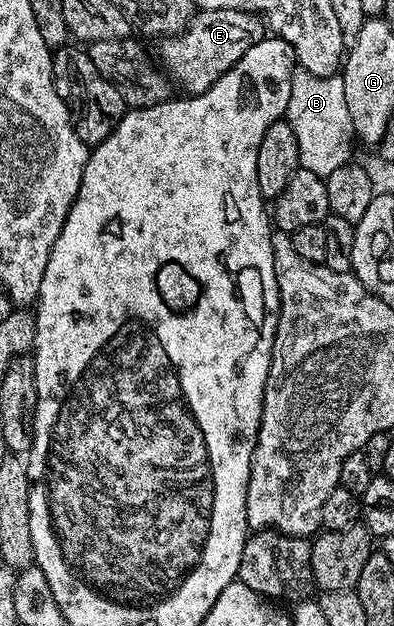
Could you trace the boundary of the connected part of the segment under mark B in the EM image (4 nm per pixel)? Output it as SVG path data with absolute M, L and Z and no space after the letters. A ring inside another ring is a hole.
M310 69L296 70L291 79L285 121L293 129L293 137L297 137L299 166L309 169L309 173L326 177L333 169L341 169L341 165L352 162L353 132L349 105L345 105L342 74L315 75Z

